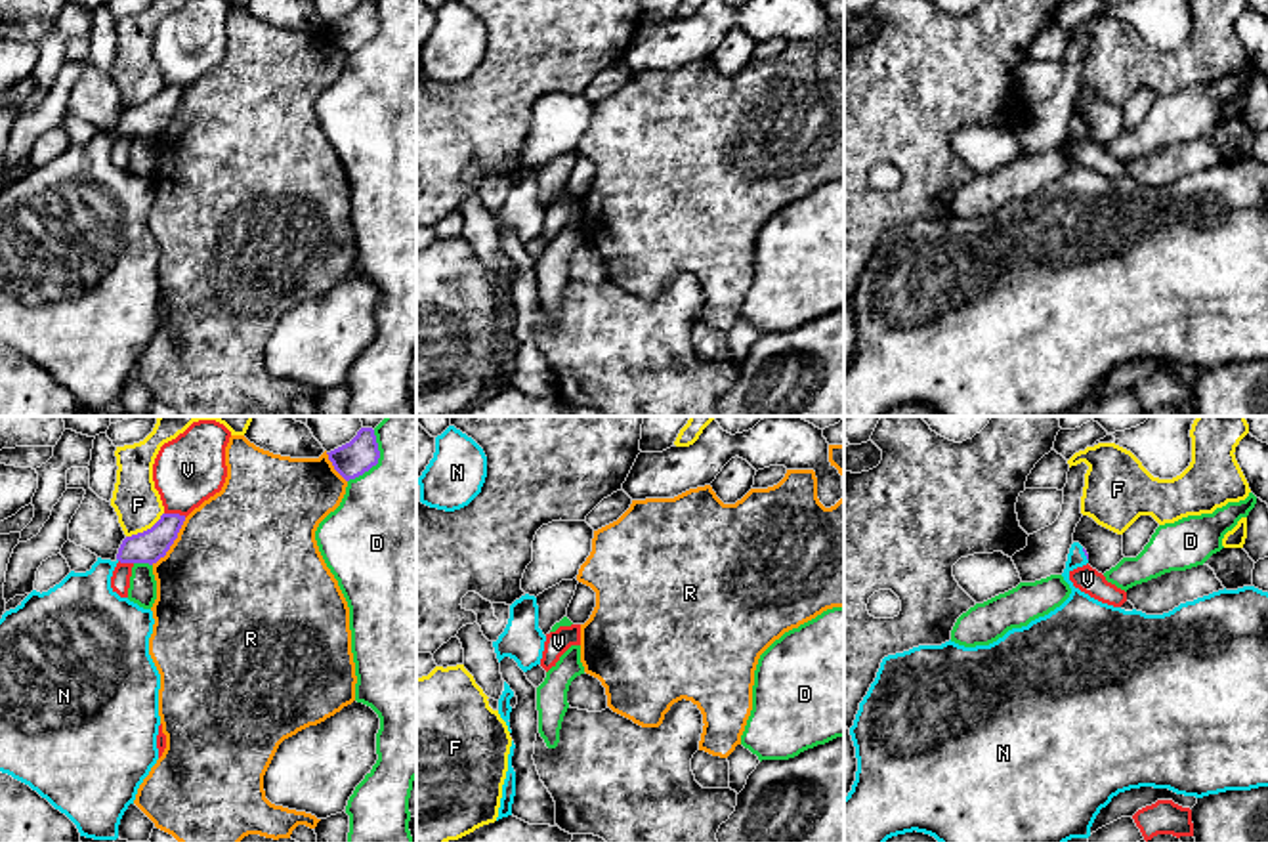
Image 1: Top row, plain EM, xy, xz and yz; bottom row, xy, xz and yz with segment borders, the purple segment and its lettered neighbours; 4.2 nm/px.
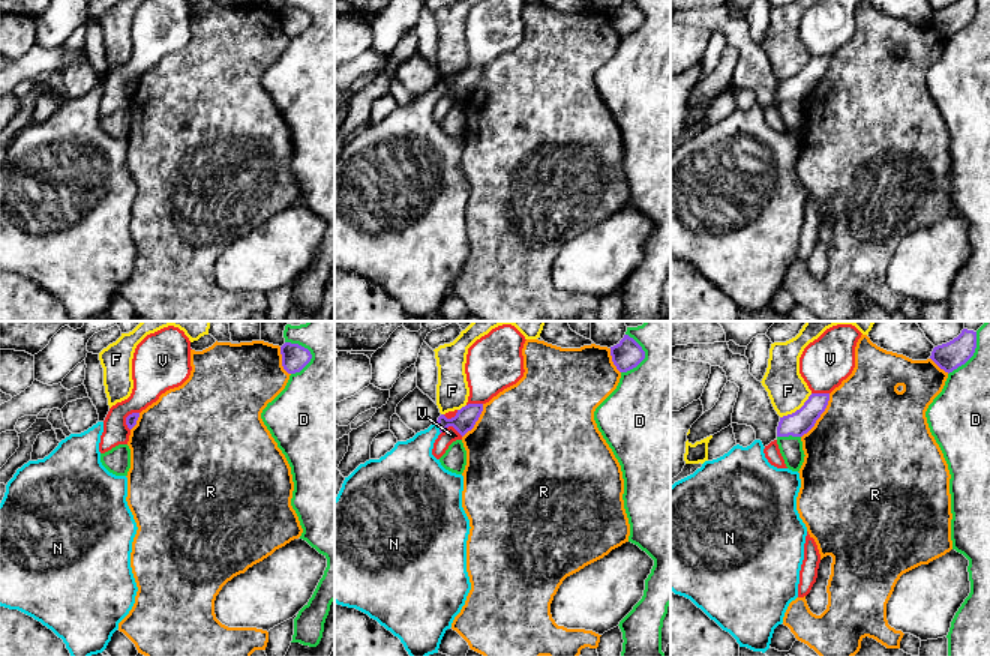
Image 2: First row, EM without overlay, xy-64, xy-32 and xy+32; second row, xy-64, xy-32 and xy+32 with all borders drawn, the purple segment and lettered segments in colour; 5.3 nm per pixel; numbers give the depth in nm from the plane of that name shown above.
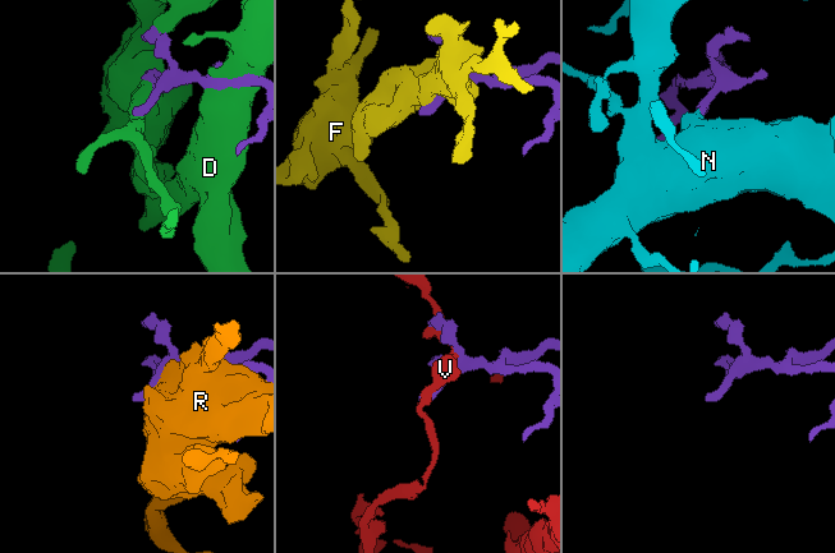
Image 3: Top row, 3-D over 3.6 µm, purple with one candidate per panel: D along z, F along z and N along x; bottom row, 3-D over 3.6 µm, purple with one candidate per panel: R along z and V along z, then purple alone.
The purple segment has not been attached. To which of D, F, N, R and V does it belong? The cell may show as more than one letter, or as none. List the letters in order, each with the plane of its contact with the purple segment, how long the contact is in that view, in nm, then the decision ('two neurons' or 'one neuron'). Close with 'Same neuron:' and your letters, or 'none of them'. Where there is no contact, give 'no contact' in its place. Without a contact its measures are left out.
D: contact in xy; length 260 nm; two neurons
F: contact in xy; length 190 nm; two neurons
N: contact in yz; length 60 nm; one neuron
R: contact in xy; length 240 nm; two neurons
V: contact in xy; length 100 nm; two neurons
Same neuron: N

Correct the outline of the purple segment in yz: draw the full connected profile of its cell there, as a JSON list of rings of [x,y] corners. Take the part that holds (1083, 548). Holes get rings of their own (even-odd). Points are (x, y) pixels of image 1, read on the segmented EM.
[[[1073,542],[1062,573],[1071,588],[1069,598],[1048,615],[1008,630],[989,645],[964,647],[949,640],[941,645],[919,645],[882,659],[850,727],[857,771],[852,790],[844,798],[844,842],[886,842],[913,831],[930,834],[938,842],[1067,842],[1088,838],[1100,810],[1113,796],[1131,789],[1169,789],[1176,794],[1203,798],[1226,790],[1268,787],[1268,592],[1255,586],[1224,588],[1180,603],[1169,613],[1146,615],[1102,603],[1075,588],[1069,573],[1087,563],[1087,550]]]

